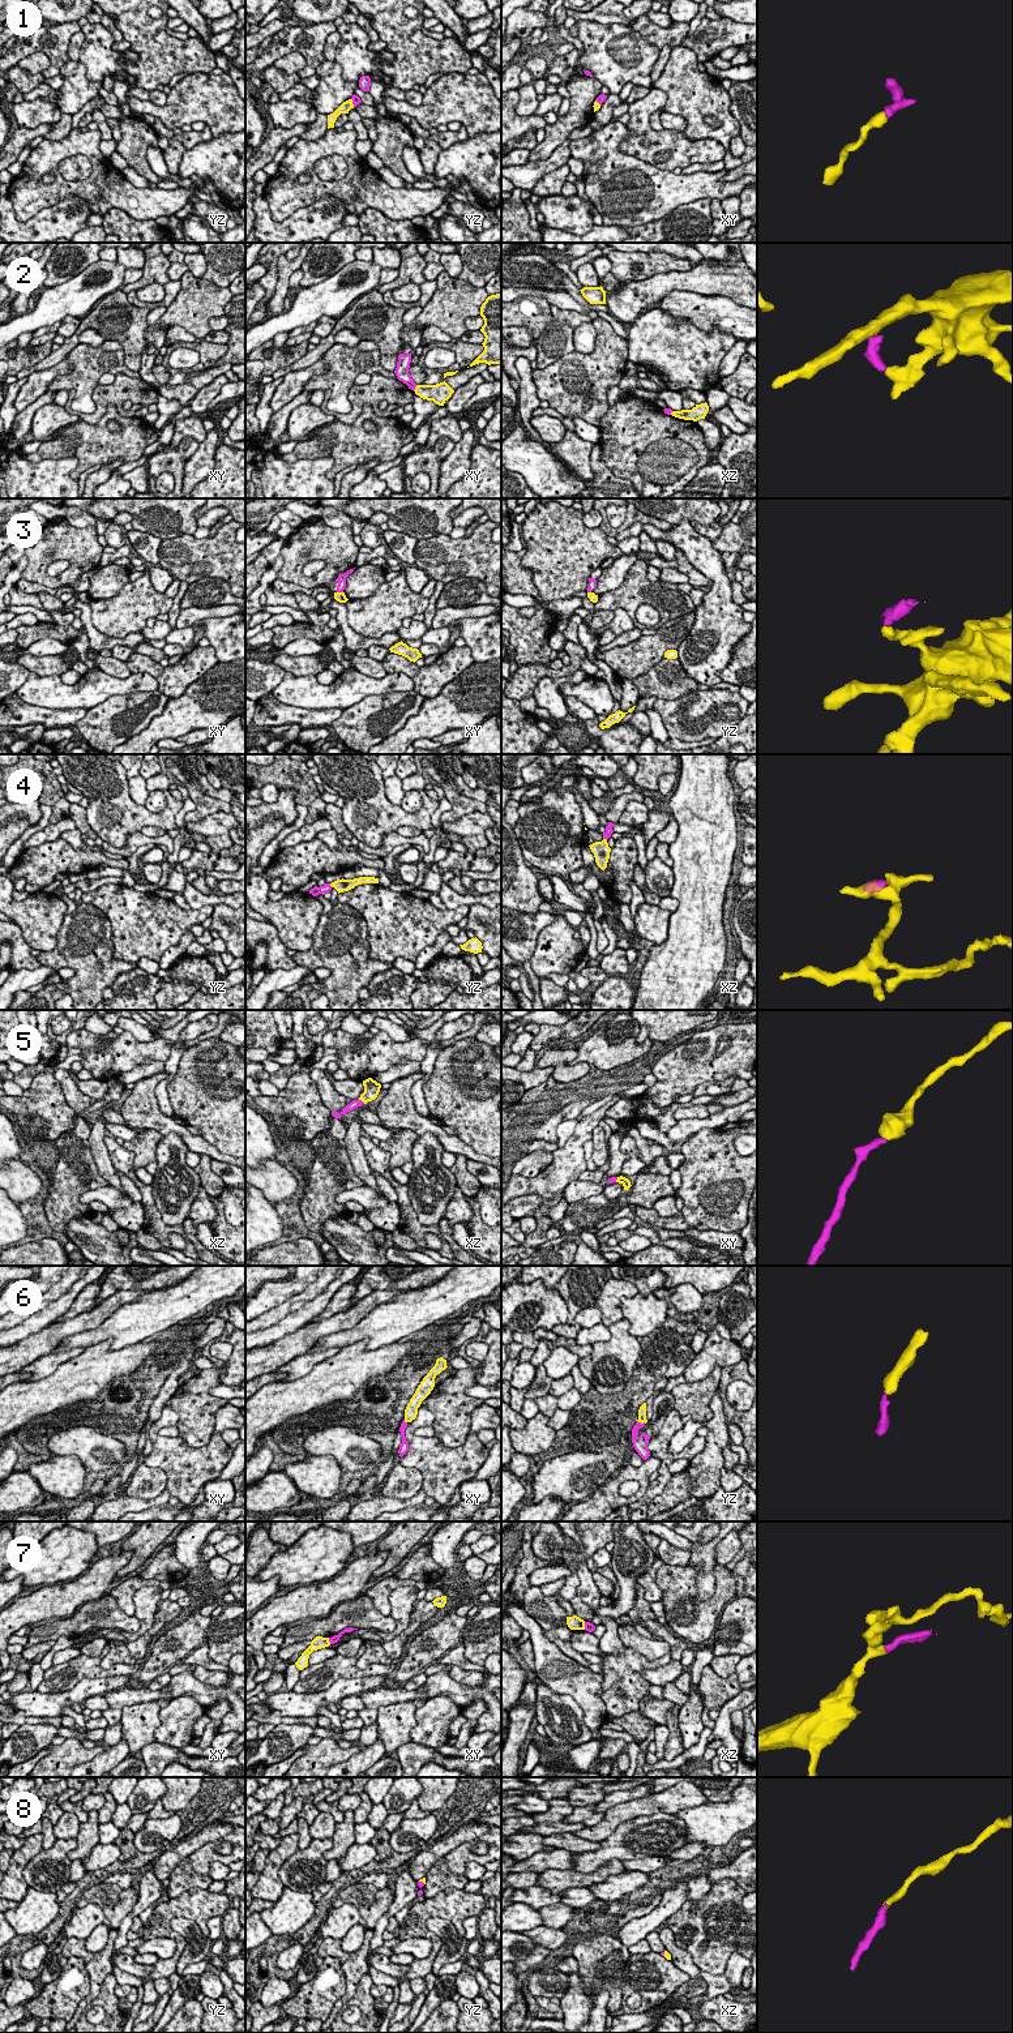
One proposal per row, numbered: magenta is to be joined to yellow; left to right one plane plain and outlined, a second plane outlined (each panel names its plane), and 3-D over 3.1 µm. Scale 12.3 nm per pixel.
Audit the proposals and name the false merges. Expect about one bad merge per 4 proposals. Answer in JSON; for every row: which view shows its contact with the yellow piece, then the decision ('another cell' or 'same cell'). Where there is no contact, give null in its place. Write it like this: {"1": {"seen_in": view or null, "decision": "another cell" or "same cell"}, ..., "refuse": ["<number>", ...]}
{"1": {"seen_in": "yz", "decision": "same cell"}, "2": {"seen_in": "xy", "decision": "another cell"}, "3": {"seen_in": "xy", "decision": "another cell"}, "4": {"seen_in": "yz", "decision": "same cell"}, "5": {"seen_in": "xz", "decision": "same cell"}, "6": {"seen_in": "yz", "decision": "same cell"}, "7": {"seen_in": "xy", "decision": "another cell"}, "8": {"seen_in": "yz", "decision": "same cell"}, "refuse": ["2", "3", "7"]}

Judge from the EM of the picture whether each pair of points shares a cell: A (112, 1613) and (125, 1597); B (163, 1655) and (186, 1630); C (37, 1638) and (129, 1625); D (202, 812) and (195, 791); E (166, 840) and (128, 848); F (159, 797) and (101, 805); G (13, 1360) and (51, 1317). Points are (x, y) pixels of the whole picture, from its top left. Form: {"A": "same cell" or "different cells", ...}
{"A": "different cells", "B": "same cell", "C": "same cell", "D": "same cell", "E": "same cell", "F": "different cells", "G": "different cells"}

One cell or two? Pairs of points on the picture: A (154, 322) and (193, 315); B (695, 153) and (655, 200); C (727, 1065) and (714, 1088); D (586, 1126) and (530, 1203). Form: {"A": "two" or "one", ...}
{"A": "two", "B": "two", "C": "two", "D": "two"}

